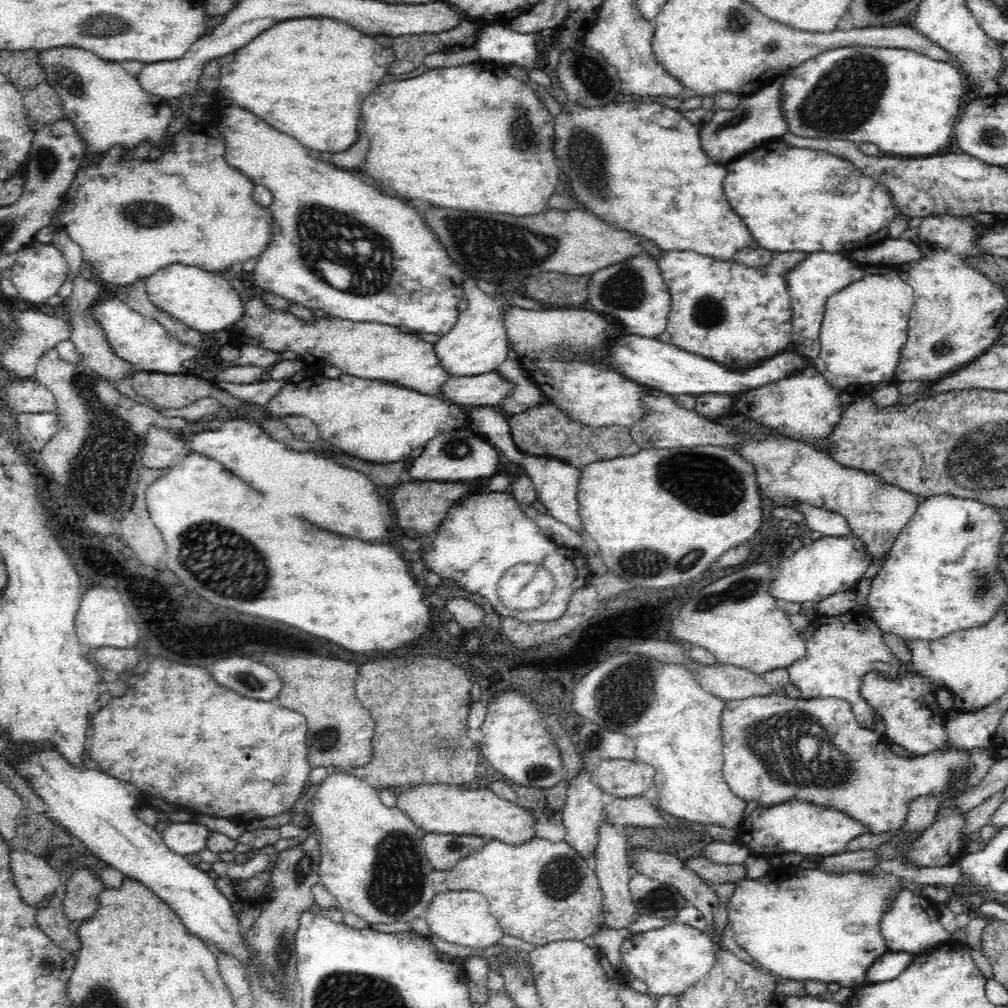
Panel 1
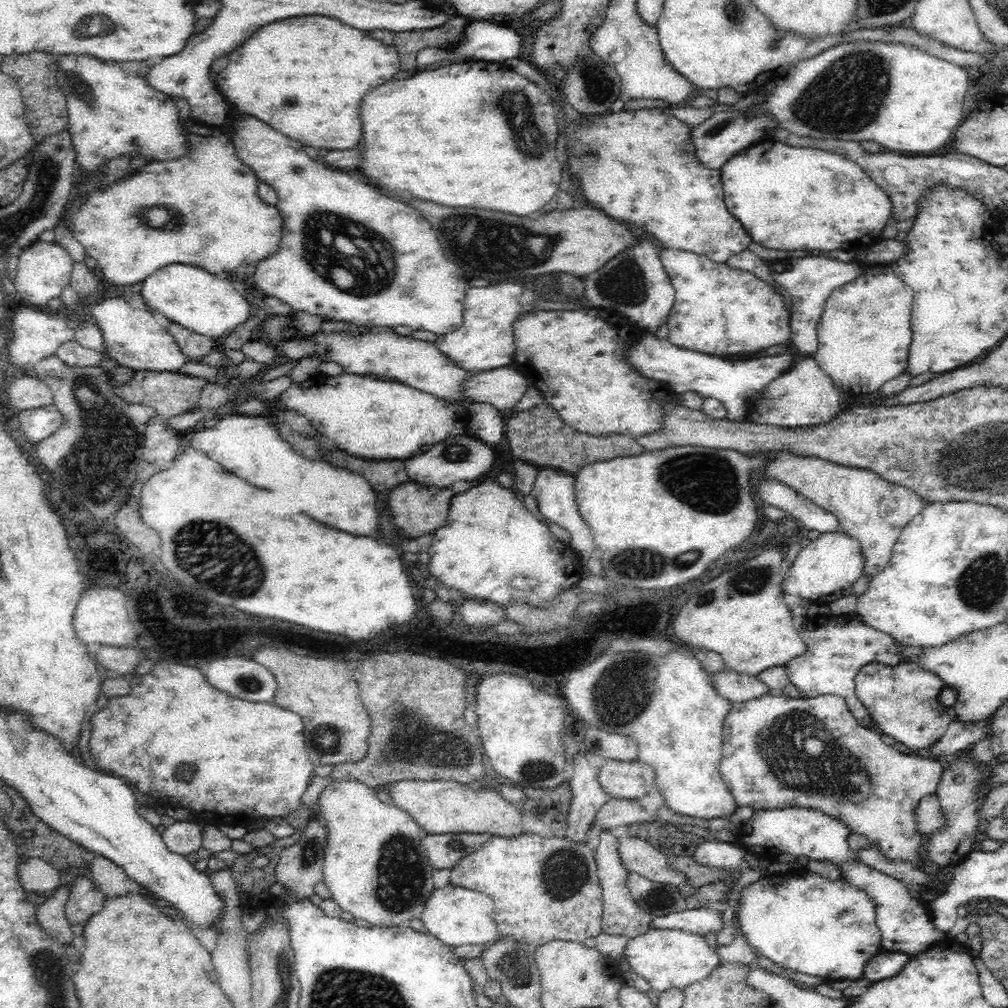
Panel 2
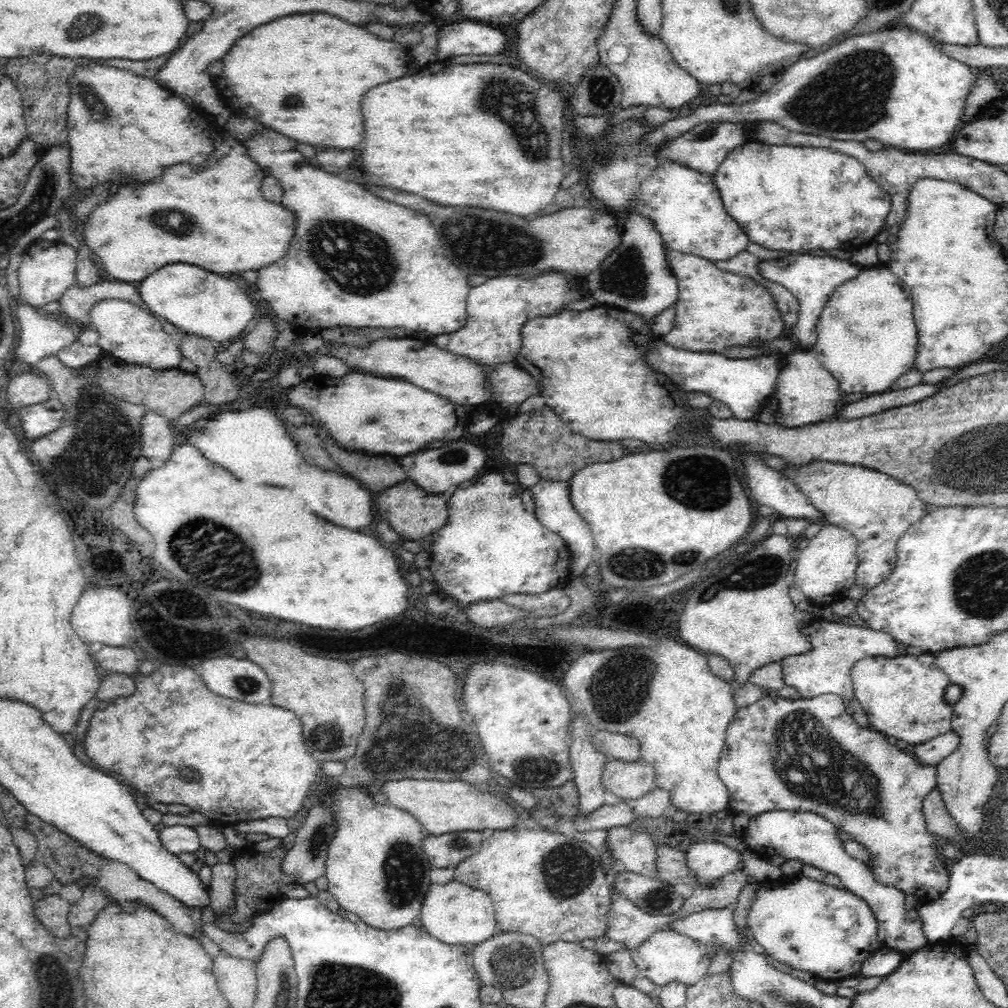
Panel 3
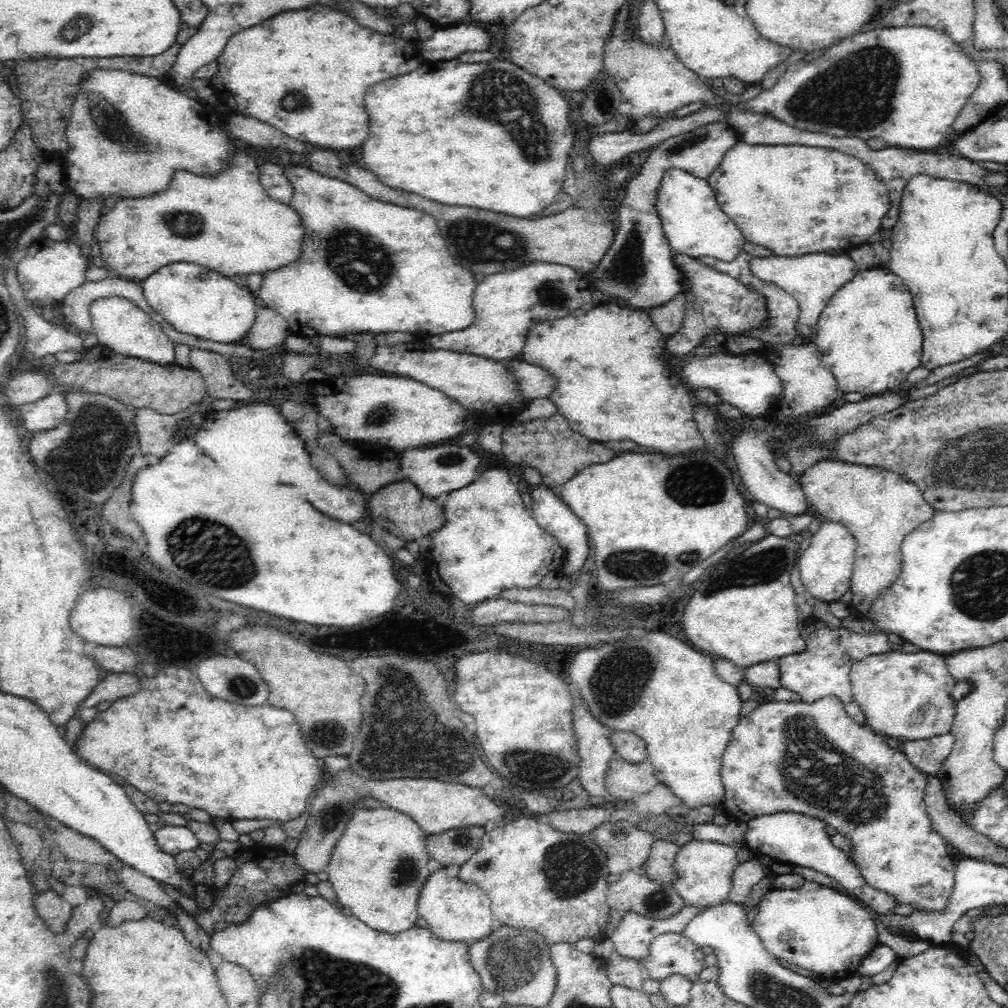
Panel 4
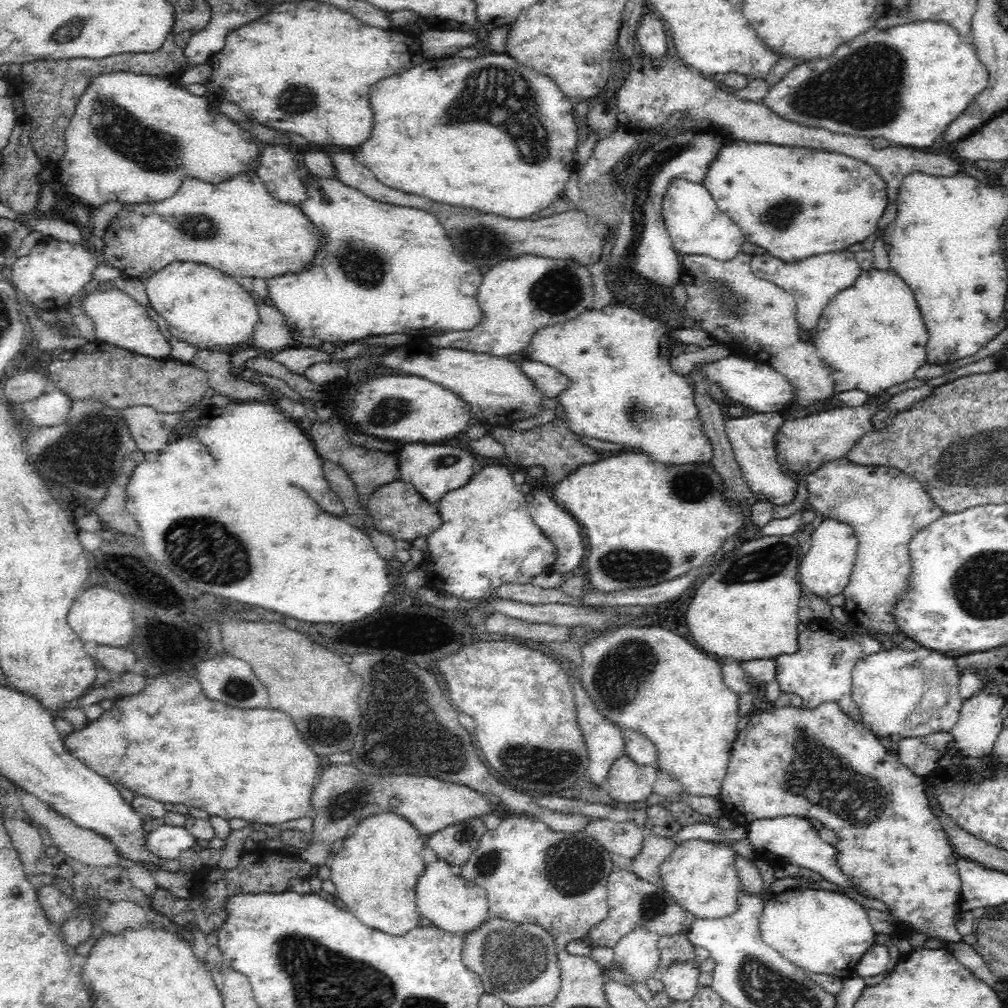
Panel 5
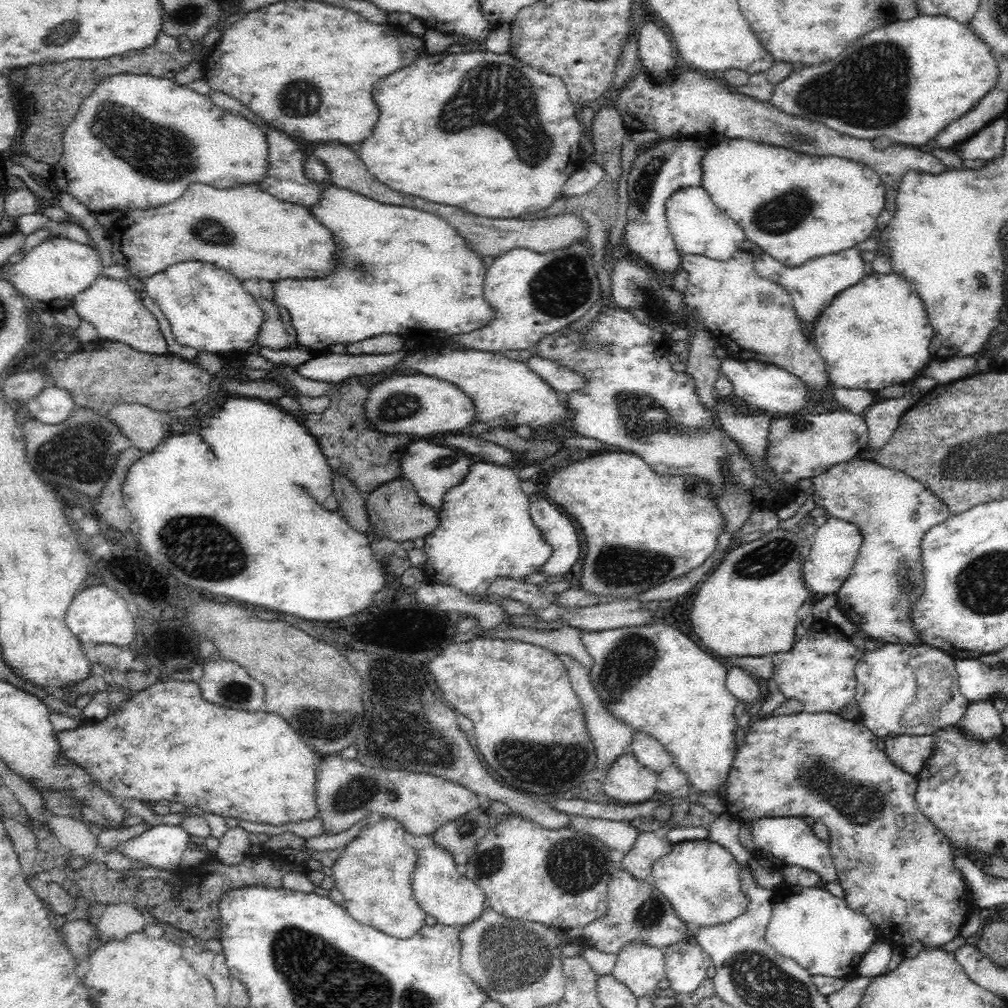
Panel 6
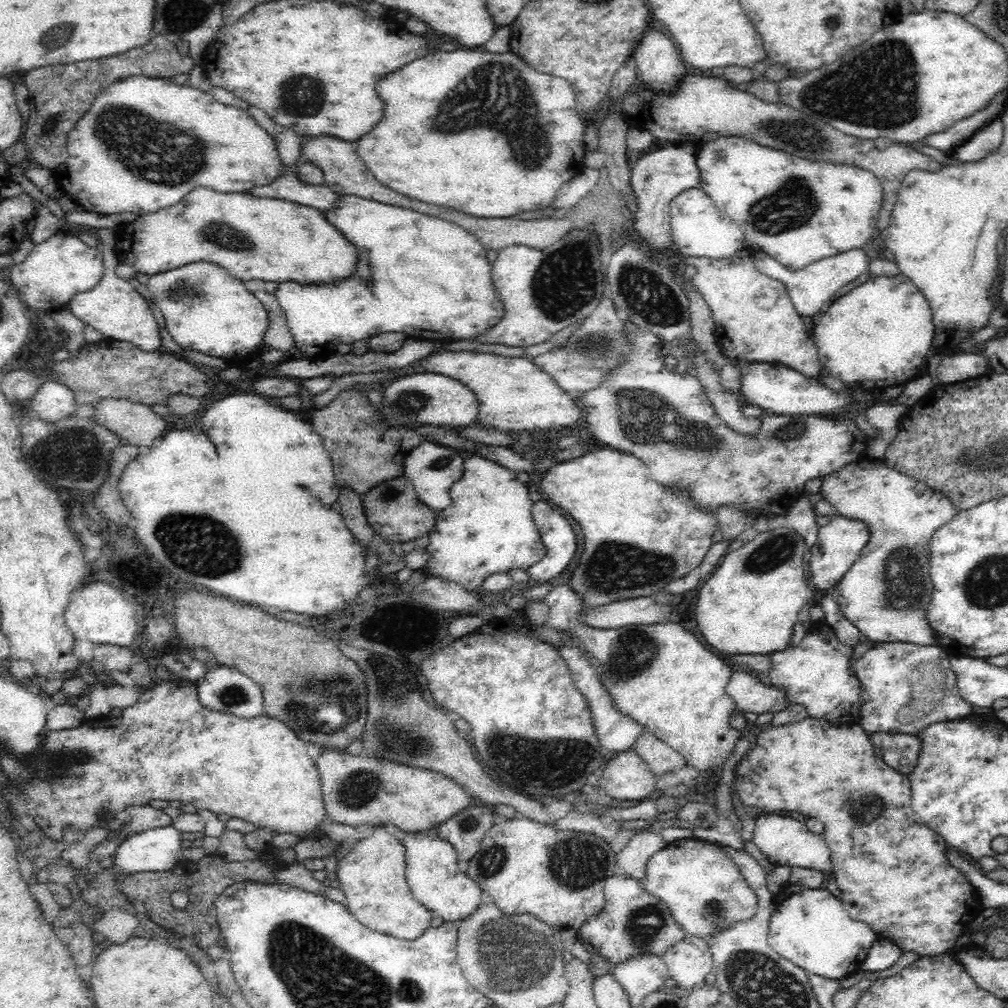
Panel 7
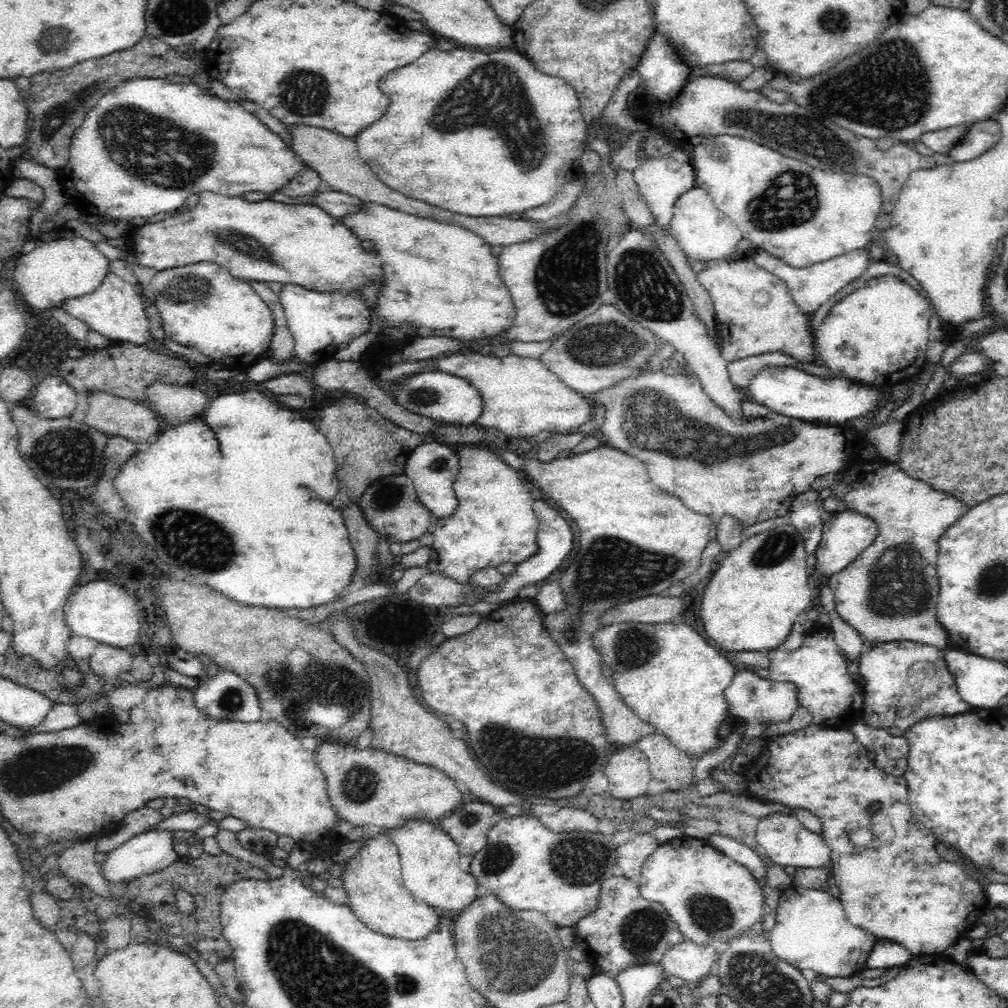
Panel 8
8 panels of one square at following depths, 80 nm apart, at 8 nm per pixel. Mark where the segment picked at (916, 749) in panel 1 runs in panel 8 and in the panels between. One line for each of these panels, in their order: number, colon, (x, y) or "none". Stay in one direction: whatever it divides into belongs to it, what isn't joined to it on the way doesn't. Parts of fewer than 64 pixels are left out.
2: (903, 701)
3: (904, 697)
4: (903, 696)
5: (901, 693)
6: (913, 689)
7: (905, 687)
8: (904, 681)

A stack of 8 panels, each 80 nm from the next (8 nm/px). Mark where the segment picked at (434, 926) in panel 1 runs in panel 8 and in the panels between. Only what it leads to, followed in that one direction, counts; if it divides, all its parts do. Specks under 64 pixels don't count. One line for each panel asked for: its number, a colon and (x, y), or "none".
2: (455, 915)
3: (454, 913)
4: (455, 910)
5: (455, 905)
6: (439, 886)
7: (432, 873)
8: (430, 867)

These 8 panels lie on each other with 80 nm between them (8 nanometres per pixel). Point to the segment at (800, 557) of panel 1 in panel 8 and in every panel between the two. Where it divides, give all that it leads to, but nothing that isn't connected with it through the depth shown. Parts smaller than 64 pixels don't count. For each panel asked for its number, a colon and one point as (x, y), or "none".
2: (824, 570)
3: (825, 569)
4: (826, 566)
5: (825, 569)
6: (837, 543)
7: (840, 542)
8: (845, 535)

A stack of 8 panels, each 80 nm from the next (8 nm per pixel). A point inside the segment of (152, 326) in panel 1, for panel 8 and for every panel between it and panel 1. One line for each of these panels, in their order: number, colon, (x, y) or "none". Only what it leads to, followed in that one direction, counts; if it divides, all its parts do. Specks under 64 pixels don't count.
2: (132, 337)
3: (125, 331)
4: (125, 328)
5: (118, 319)
6: (116, 311)
7: (113, 307)
8: (115, 310)

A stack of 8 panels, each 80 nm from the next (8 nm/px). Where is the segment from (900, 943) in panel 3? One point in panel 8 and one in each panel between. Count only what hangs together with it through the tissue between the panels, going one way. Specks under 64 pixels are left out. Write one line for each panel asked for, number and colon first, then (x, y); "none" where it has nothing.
4: (792, 838)
5: (787, 840)
6: (789, 841)
7: (786, 841)
8: (785, 840)

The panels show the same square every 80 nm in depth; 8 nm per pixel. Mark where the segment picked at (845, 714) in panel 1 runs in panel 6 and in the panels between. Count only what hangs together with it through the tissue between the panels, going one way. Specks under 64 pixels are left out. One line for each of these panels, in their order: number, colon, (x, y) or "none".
2: (778, 752)
3: (810, 755)
4: (814, 759)
5: (820, 764)
6: (894, 867)

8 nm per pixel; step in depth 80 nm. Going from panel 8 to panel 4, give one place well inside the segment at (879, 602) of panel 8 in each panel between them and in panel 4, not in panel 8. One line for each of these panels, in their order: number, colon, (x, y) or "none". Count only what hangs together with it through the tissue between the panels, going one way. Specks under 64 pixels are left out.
4: (880, 508)
5: (886, 508)
6: (893, 511)
7: (885, 592)

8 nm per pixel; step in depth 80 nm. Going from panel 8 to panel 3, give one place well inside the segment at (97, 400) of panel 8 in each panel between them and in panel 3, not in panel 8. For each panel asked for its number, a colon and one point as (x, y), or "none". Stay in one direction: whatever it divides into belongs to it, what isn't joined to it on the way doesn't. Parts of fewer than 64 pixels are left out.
3: (157, 440)
4: (154, 430)
5: (151, 430)
6: (145, 428)
7: (136, 423)

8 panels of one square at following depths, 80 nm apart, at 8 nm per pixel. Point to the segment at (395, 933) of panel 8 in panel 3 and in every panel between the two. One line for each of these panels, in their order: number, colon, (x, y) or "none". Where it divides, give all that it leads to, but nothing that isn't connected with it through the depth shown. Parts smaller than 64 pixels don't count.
3: (376, 867)
4: (377, 868)
5: (375, 871)
6: (374, 874)
7: (372, 876)

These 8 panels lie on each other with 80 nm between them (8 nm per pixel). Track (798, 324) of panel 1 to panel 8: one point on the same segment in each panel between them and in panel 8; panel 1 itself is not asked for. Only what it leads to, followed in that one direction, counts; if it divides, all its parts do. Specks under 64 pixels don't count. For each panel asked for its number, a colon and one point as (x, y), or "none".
2: (810, 280)
3: (811, 279)
4: (812, 280)
5: (813, 282)
6: (813, 285)
7: (809, 288)
8: (811, 286)

